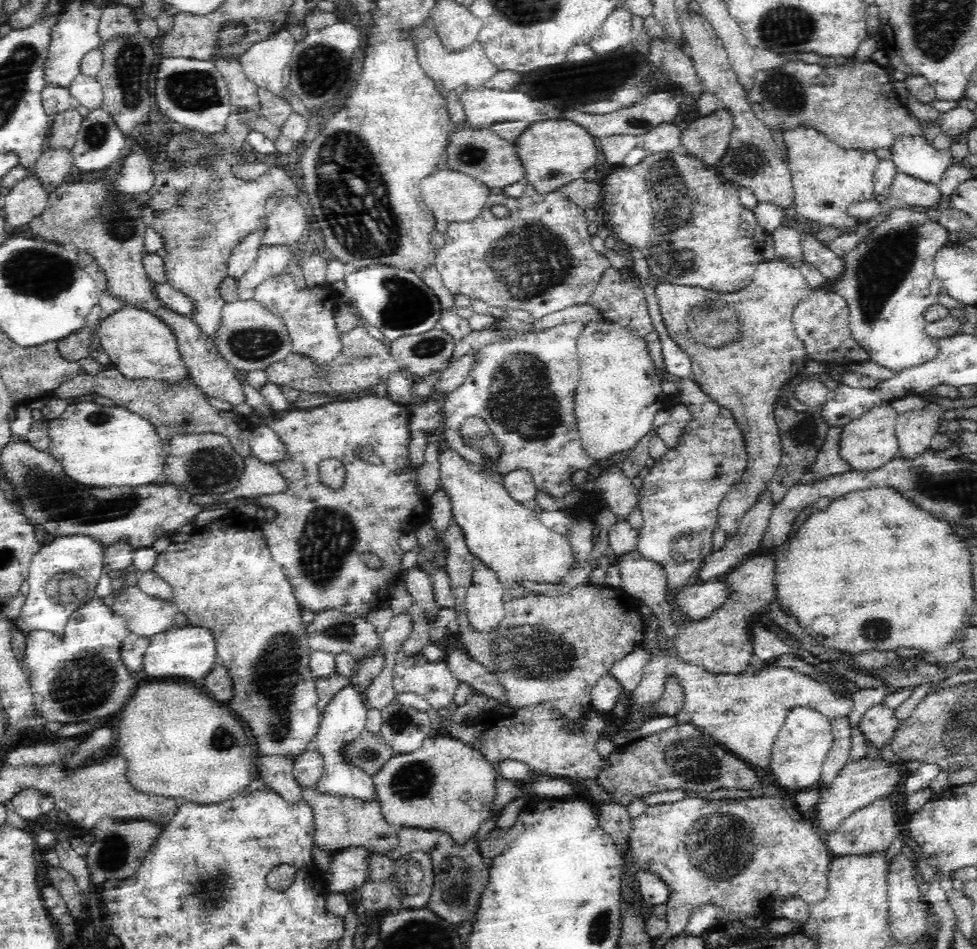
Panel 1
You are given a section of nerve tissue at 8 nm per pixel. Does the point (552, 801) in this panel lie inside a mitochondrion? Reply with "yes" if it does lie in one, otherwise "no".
no

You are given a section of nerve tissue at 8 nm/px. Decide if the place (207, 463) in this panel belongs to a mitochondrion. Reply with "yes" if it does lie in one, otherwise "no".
yes

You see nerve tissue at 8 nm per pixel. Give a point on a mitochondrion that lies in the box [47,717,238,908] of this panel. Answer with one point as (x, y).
(116, 852)

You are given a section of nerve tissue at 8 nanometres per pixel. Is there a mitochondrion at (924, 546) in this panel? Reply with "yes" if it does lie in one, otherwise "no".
no

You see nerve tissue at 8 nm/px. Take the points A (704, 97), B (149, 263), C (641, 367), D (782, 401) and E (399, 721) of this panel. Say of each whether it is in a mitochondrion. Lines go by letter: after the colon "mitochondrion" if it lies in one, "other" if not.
A: other
B: other
C: other
D: other
E: mitochondrion

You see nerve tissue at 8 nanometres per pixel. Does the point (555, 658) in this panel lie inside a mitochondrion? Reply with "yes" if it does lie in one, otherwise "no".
yes

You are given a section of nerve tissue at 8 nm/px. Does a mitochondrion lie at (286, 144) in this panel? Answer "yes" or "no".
no

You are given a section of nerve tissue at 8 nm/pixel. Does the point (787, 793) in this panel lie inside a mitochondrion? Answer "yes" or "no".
no

